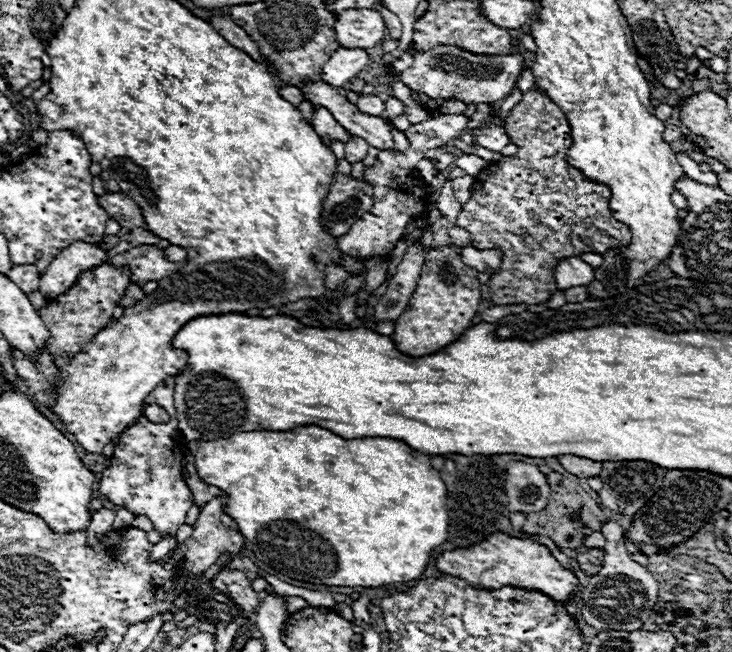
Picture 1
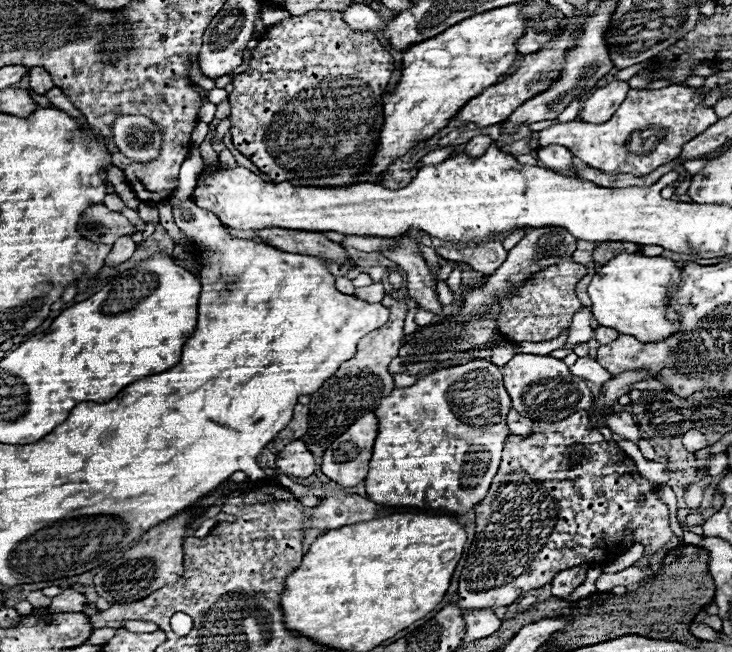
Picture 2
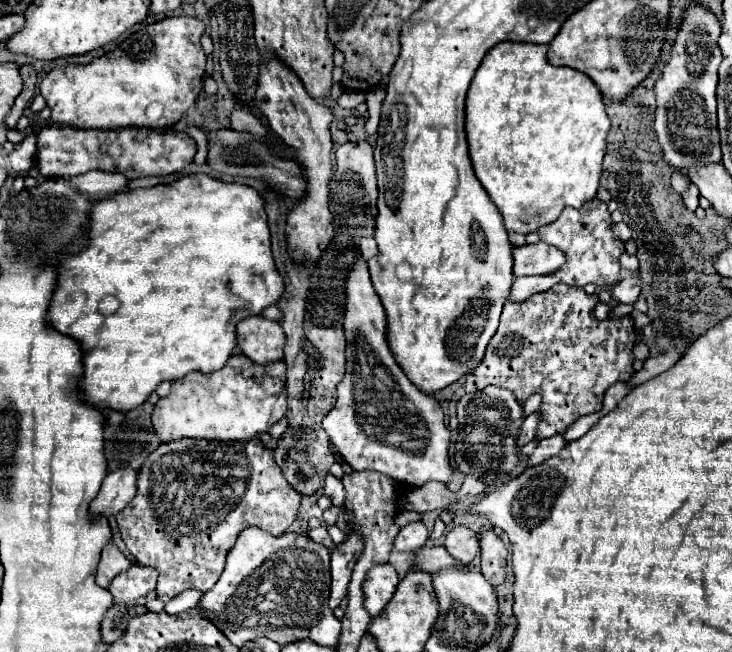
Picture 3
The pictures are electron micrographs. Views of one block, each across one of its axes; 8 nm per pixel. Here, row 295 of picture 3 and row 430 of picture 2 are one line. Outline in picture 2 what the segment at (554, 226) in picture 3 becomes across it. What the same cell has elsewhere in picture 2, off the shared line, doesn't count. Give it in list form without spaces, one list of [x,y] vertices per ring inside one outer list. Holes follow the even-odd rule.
[[[514,408],[508,412],[506,422],[508,422],[508,428],[510,428],[512,434],[518,434],[518,436],[530,436],[530,434],[532,434],[534,422],[532,422],[530,418],[524,418],[524,416],[516,414]]]

